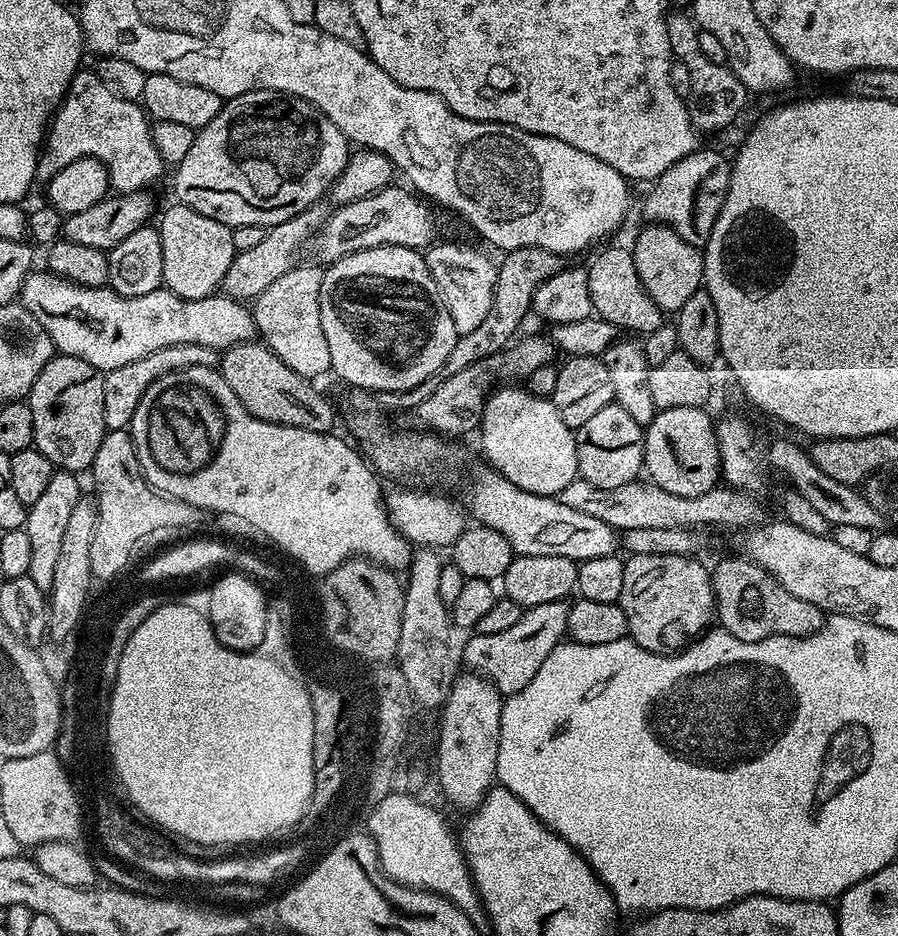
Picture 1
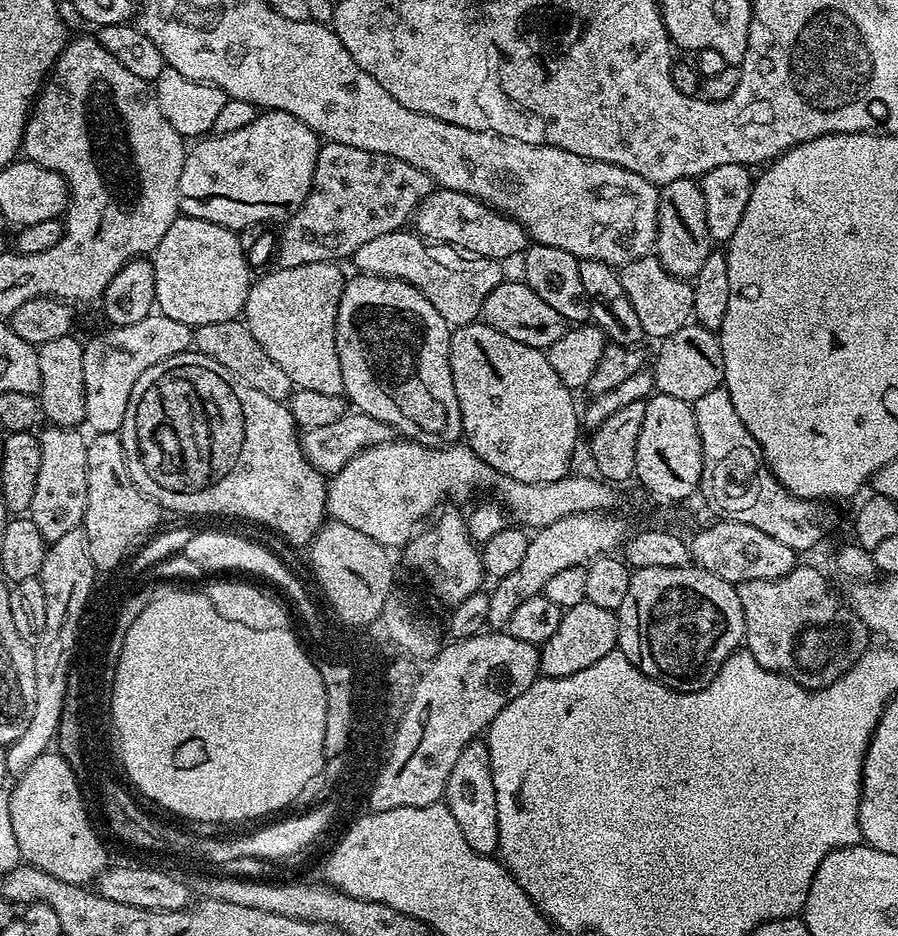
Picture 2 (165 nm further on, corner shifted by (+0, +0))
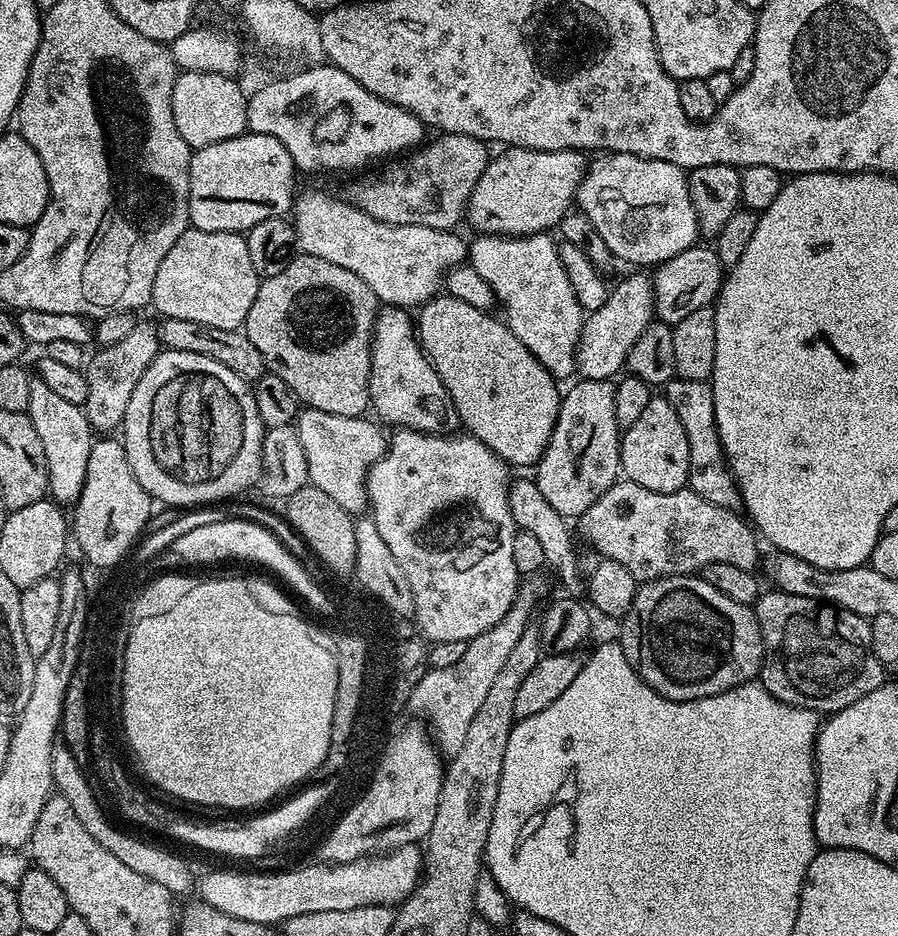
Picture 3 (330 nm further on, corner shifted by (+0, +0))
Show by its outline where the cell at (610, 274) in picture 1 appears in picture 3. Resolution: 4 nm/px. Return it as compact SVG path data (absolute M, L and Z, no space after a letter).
M693 246L682 250L682 254L674 254L666 262L655 265L652 277L652 297L656 303L655 315L665 324L675 326L694 314L694 310L709 307L720 294L720 285L724 283L726 269L721 264L715 247L700 248Z

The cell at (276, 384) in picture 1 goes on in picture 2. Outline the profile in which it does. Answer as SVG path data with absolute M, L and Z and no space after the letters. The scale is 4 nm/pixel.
M243 319L227 320L226 322L210 322L206 326L198 326L192 333L192 342L195 351L206 354L206 358L214 358L218 366L226 366L238 382L246 382L253 390L258 390L266 394L266 398L284 402L292 395L294 385L290 378L286 378L286 373L282 371L282 366L258 346L258 341L254 339L254 334L250 334L248 325Z

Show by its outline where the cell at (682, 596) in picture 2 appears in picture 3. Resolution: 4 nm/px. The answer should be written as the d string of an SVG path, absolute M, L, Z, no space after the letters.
M703 575L667 576L666 578L658 578L657 580L649 580L641 583L636 589L636 597L632 603L632 608L623 616L621 624L624 625L620 628L618 642L622 646L622 650L626 654L630 666L634 666L634 670L637 674L642 677L654 691L671 700L710 698L714 694L722 694L726 690L730 690L739 684L747 684L755 681L760 675L760 667L764 661L764 643L762 642L760 627L756 621L755 611L753 611L749 605L734 602L734 598L726 598L726 594L722 594L722 590L714 590L714 586L710 586L710 582L706 582Z

